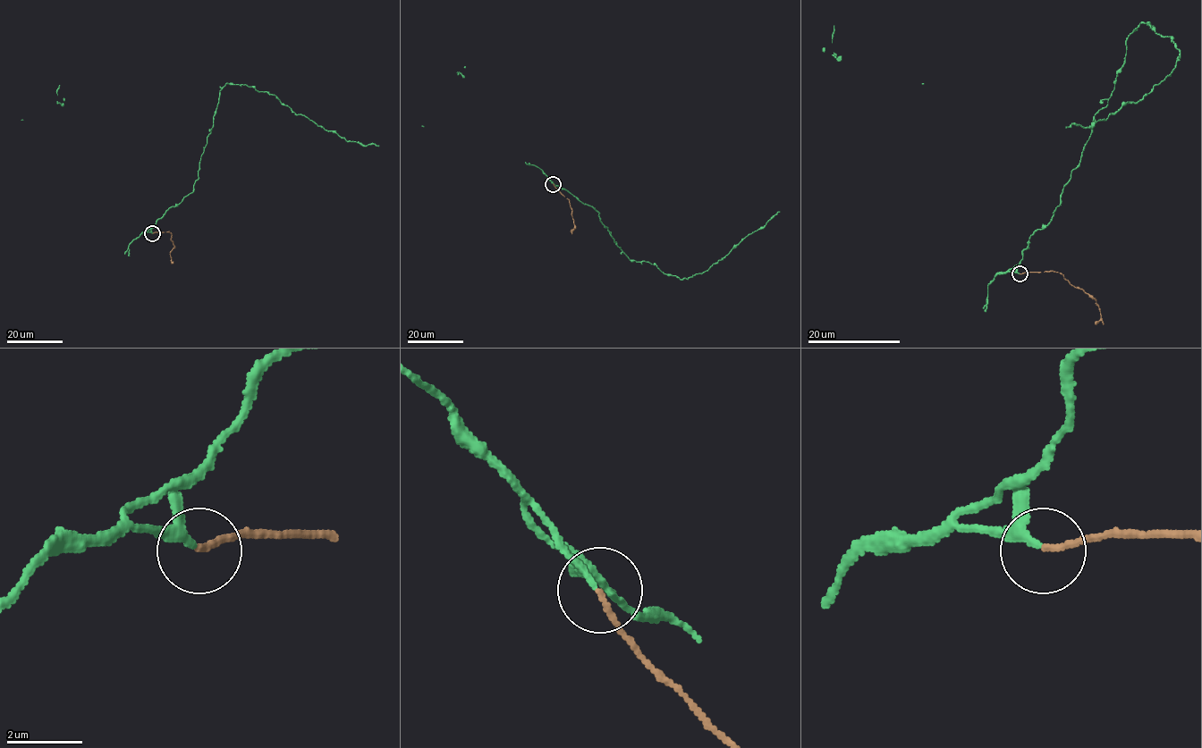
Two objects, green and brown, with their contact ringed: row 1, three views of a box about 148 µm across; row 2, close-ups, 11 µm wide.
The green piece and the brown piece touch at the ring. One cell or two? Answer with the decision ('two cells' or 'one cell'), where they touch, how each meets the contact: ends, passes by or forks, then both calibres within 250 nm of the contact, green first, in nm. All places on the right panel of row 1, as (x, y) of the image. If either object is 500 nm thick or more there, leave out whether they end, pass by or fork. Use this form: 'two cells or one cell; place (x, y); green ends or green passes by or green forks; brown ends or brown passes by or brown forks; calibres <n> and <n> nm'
one cell; place (1020, 273); green passes by; brown ends; calibres 140 and 150 nm

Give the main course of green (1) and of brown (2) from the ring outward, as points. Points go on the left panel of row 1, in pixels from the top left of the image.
1: (152, 233), (157, 220), (193, 191), (226, 83), (267, 92), (297, 114), (347, 141), (378, 146)
2: (153, 233), (171, 233), (174, 246), (170, 252), (173, 263)

